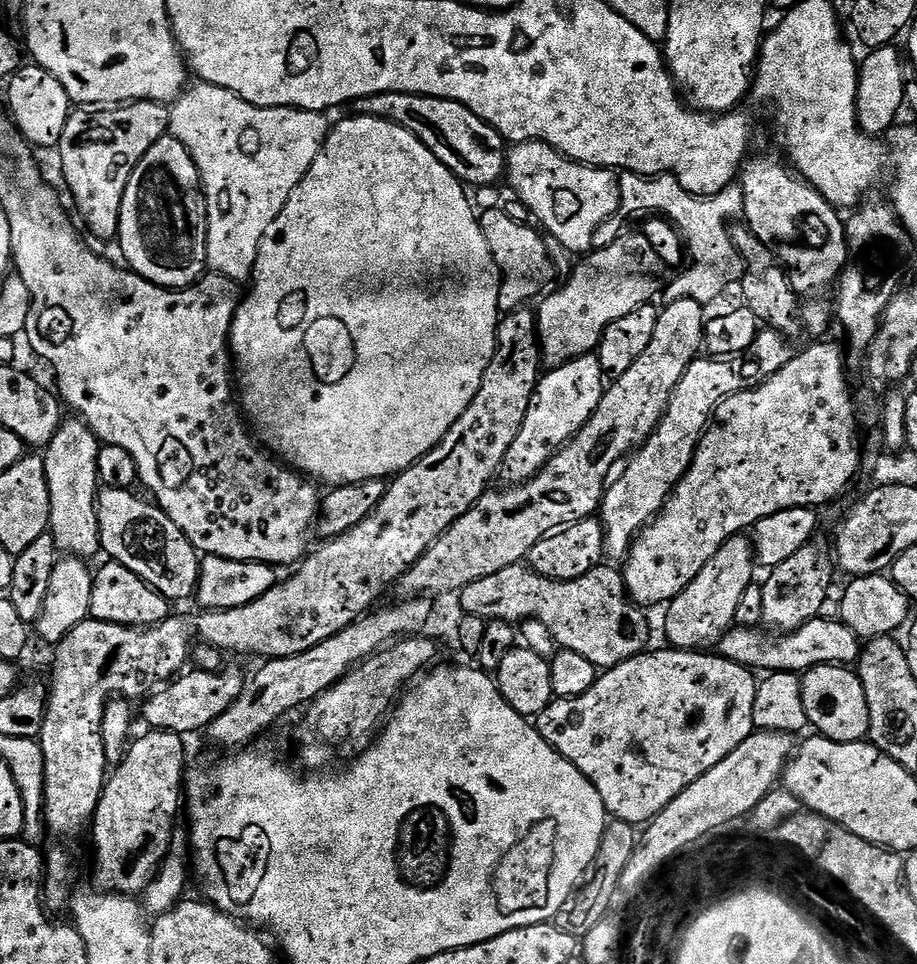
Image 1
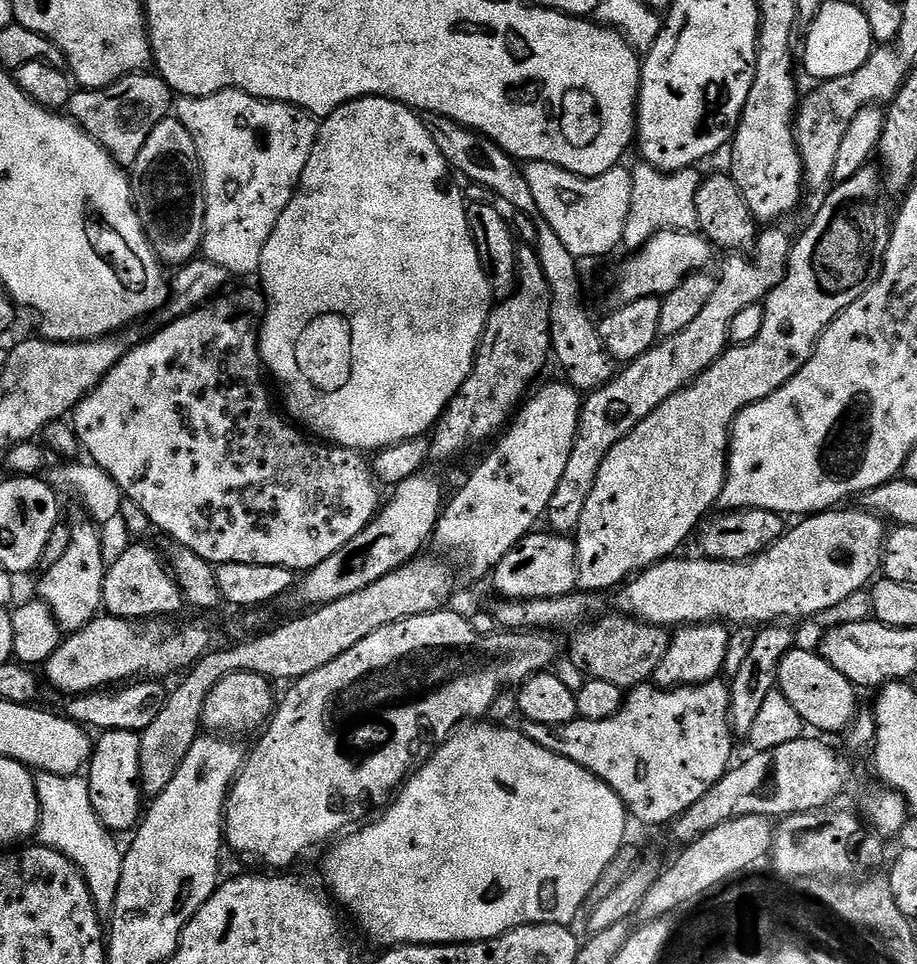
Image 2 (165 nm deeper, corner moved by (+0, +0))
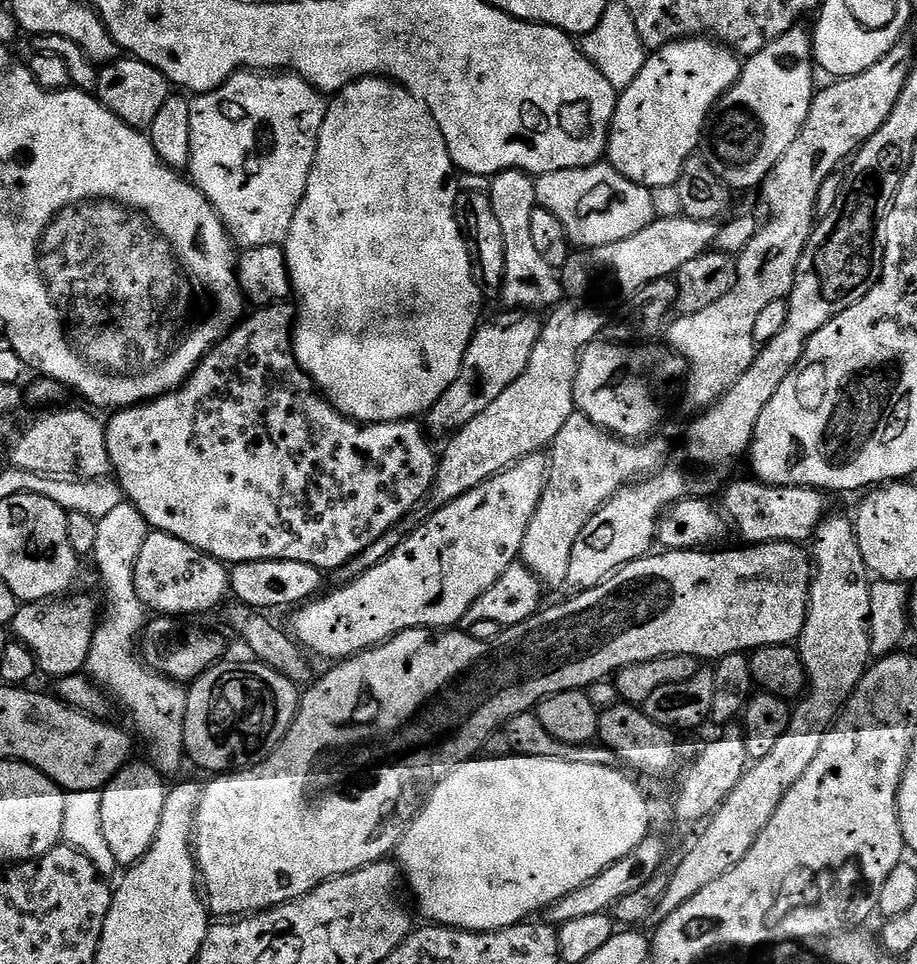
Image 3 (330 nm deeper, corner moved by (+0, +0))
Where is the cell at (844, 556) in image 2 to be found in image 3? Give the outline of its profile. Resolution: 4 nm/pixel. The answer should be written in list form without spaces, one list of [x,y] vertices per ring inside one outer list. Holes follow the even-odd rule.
[[[753,544],[751,546],[740,547],[744,548],[732,548],[729,552],[716,552],[720,550],[689,550],[686,552],[664,550],[659,553],[661,556],[656,556],[657,554],[642,556],[639,560],[635,560],[634,562],[625,564],[623,568],[619,568],[619,570],[612,573],[608,579],[602,581],[602,583],[598,586],[585,588],[583,592],[577,592],[569,595],[567,597],[569,600],[564,600],[561,604],[554,605],[553,608],[545,607],[543,610],[537,612],[535,616],[529,618],[526,622],[505,627],[498,634],[498,638],[494,638],[490,642],[478,642],[475,638],[469,636],[467,631],[464,630],[444,630],[437,635],[440,636],[437,640],[428,640],[428,636],[430,636],[429,629],[411,628],[405,632],[399,632],[399,634],[397,634],[394,638],[390,638],[385,644],[378,644],[374,648],[367,648],[366,651],[358,653],[357,656],[349,656],[347,660],[341,660],[333,663],[331,667],[329,667],[332,669],[330,669],[329,672],[321,678],[321,680],[320,677],[313,679],[312,683],[307,685],[306,691],[300,698],[300,707],[296,709],[296,717],[292,719],[292,724],[288,727],[288,732],[284,736],[284,741],[269,754],[266,760],[262,761],[261,764],[254,765],[253,768],[236,770],[231,774],[217,775],[215,778],[209,779],[212,781],[210,781],[208,785],[206,783],[203,785],[200,793],[200,800],[196,803],[196,827],[192,837],[192,847],[196,858],[198,880],[202,885],[202,892],[206,897],[206,907],[209,913],[216,918],[243,918],[249,914],[267,912],[269,908],[276,908],[280,904],[285,904],[286,902],[297,900],[306,894],[310,894],[310,890],[314,890],[322,882],[333,880],[342,874],[350,874],[362,866],[370,866],[371,864],[378,863],[379,860],[391,857],[393,853],[399,849],[400,840],[404,837],[404,831],[406,831],[409,826],[411,826],[412,821],[416,819],[416,816],[420,812],[429,791],[436,787],[436,783],[438,783],[438,781],[440,781],[441,778],[448,773],[448,771],[455,768],[456,765],[473,759],[473,757],[481,751],[483,742],[486,741],[486,737],[496,729],[503,729],[505,725],[507,725],[511,716],[517,716],[523,712],[533,711],[536,705],[539,704],[541,700],[547,698],[547,696],[553,696],[559,692],[587,690],[592,684],[611,677],[622,668],[629,668],[631,664],[641,664],[642,662],[657,660],[663,656],[695,656],[697,661],[700,662],[704,662],[704,660],[715,662],[717,660],[721,660],[724,656],[729,656],[735,652],[748,654],[758,648],[774,646],[775,644],[791,645],[793,642],[799,641],[800,631],[806,622],[806,614],[808,613],[808,589],[811,585],[812,574],[814,571],[813,565],[810,563],[809,553],[799,544]]]

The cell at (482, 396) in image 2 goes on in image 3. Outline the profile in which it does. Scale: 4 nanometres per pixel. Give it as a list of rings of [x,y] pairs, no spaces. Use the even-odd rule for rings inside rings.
[[[507,168],[489,179],[486,195],[490,198],[490,206],[494,206],[494,214],[502,230],[502,246],[506,250],[504,286],[499,299],[504,300],[506,307],[516,308],[512,310],[524,314],[540,314],[540,311],[551,309],[562,299],[562,276],[550,266],[550,262],[543,260],[542,254],[538,254],[534,237],[530,235],[530,214],[534,214],[538,206],[535,179],[518,168]]]

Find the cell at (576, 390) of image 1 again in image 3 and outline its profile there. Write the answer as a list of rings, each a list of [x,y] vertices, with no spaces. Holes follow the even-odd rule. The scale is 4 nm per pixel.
[[[547,455],[527,456],[510,465],[506,471],[482,482],[474,490],[462,494],[462,498],[437,507],[436,513],[425,524],[418,525],[409,536],[405,535],[382,562],[356,579],[341,583],[341,588],[328,593],[325,591],[319,598],[299,605],[291,613],[290,632],[296,643],[313,657],[325,656],[328,662],[339,662],[347,660],[349,656],[357,656],[367,648],[385,644],[399,632],[411,628],[455,629],[463,621],[470,606],[474,606],[476,599],[486,594],[486,590],[490,590],[490,586],[494,586],[502,574],[506,574],[510,565],[517,563],[522,538],[530,526],[530,518],[538,506],[547,480]]]

